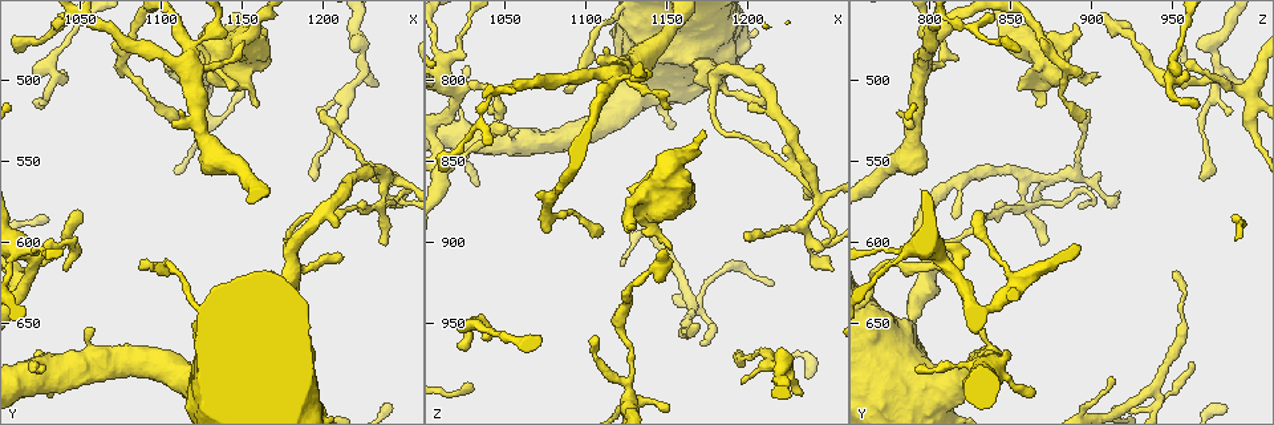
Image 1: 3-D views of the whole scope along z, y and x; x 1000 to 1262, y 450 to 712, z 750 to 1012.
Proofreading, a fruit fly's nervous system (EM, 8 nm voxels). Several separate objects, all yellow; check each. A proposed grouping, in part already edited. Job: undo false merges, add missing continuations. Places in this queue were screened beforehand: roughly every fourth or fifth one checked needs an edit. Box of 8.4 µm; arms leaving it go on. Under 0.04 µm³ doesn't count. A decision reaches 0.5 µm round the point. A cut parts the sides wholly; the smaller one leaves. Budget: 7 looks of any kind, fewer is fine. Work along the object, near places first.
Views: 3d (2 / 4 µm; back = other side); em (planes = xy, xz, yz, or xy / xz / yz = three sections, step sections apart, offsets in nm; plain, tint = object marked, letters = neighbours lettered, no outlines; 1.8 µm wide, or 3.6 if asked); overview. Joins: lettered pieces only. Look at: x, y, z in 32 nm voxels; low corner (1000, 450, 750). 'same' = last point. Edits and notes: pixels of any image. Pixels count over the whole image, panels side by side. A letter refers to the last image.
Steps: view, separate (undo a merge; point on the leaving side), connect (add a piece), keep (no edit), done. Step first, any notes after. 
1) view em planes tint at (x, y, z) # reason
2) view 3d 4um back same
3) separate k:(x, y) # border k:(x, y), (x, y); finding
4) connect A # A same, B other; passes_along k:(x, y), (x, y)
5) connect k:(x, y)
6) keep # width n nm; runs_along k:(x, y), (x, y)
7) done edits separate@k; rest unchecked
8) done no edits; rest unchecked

view em xy step 4 letters at (1110, 524, 892)

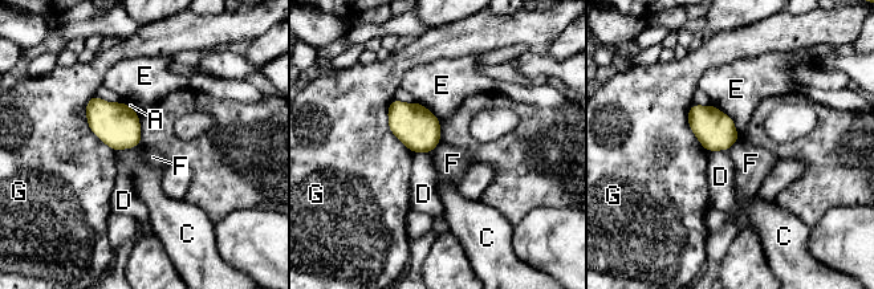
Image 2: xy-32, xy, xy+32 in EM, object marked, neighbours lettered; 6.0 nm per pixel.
view em planes letters same # cut it another way

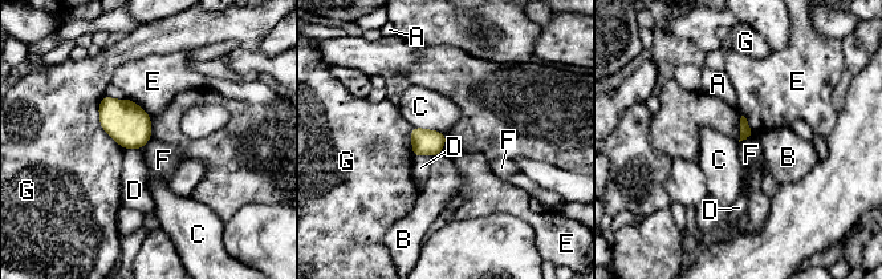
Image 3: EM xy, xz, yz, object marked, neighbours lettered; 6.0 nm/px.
keep # width 80 nm; A other, B other, C other, D other, E other, F other, G other; border 3:(447, 138), (440, 153); no lettered piece goes on from it

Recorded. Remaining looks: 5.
view em planes tint at (1152, 496, 902) # thin end

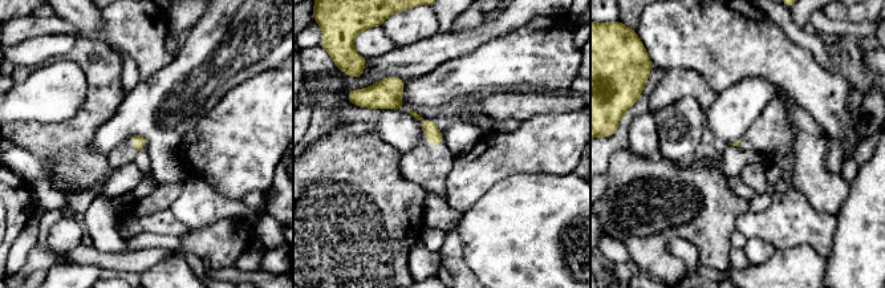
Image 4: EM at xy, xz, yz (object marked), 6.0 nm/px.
view em planes letters same

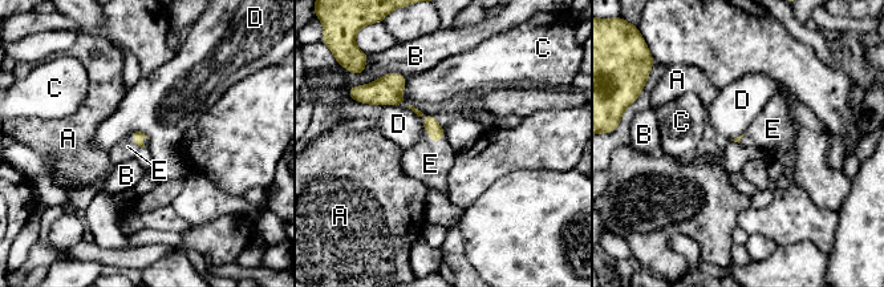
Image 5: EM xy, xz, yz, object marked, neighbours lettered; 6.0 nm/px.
connect E # A other, B other, C other, D other, E same; passes_along 5:(437, 132), (433, 144), (430, 164); it goes on there

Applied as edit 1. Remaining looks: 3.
view em planes plain at (1218, 578, 844) # closes a loop

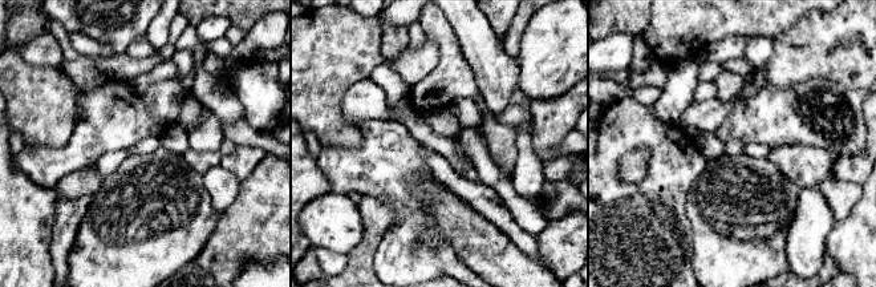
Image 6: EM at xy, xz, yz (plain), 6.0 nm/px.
view em planes tint same # where the object lies

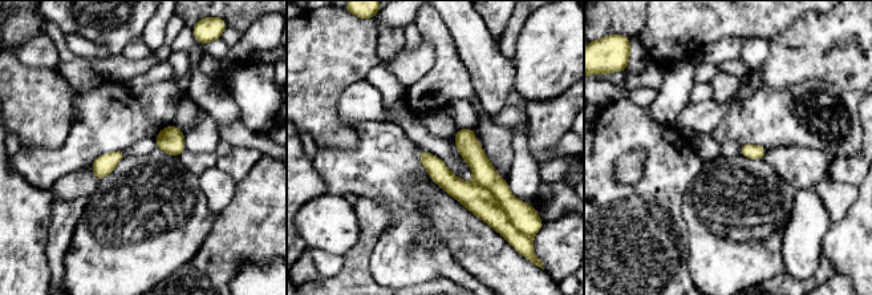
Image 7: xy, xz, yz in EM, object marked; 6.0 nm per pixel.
view em planes letters same

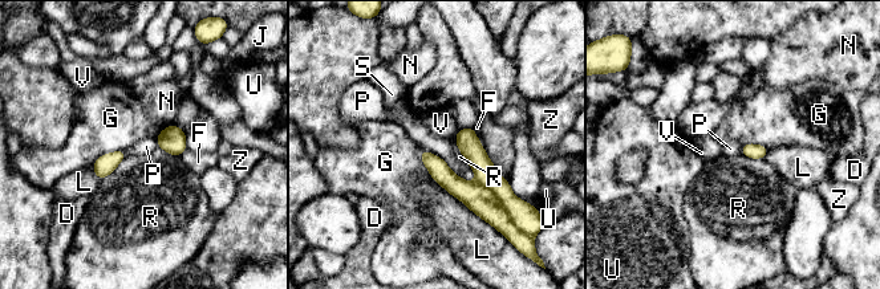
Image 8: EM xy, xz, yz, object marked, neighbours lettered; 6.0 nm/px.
keep # D other, F other, G other, J other, L other, N other, P other, R other, S other, U other, V other, Z other; all the same cell

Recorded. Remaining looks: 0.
done edits connect@5; rest unchecked

